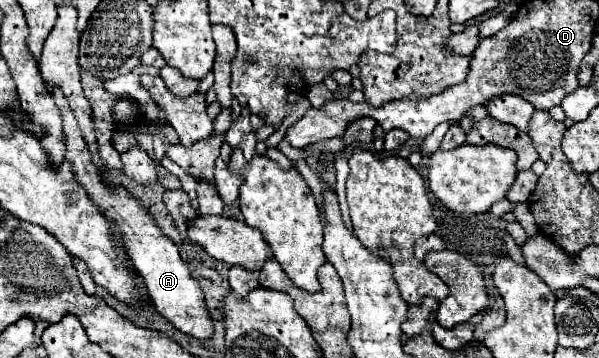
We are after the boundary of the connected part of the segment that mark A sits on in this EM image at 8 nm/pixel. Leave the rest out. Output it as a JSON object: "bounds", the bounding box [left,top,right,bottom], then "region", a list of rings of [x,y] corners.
{"bounds":[61,110,213,340],"region":[[[63,110],[61,116],[63,116],[63,138],[67,144],[65,158],[75,166],[75,176],[77,176],[75,180],[85,188],[93,206],[97,206],[99,212],[109,222],[115,224],[115,230],[121,232],[125,250],[127,250],[133,266],[141,274],[141,278],[147,286],[149,298],[155,304],[157,312],[187,336],[193,336],[197,340],[213,338],[213,322],[211,322],[209,310],[205,306],[203,292],[201,292],[199,284],[191,278],[185,262],[181,260],[177,244],[157,228],[151,214],[139,204],[139,200],[131,192],[127,192],[121,186],[111,186],[109,182],[105,182],[101,168],[95,166],[91,160],[91,152],[87,148],[87,142],[81,136],[81,128],[79,128],[73,112]]]}

